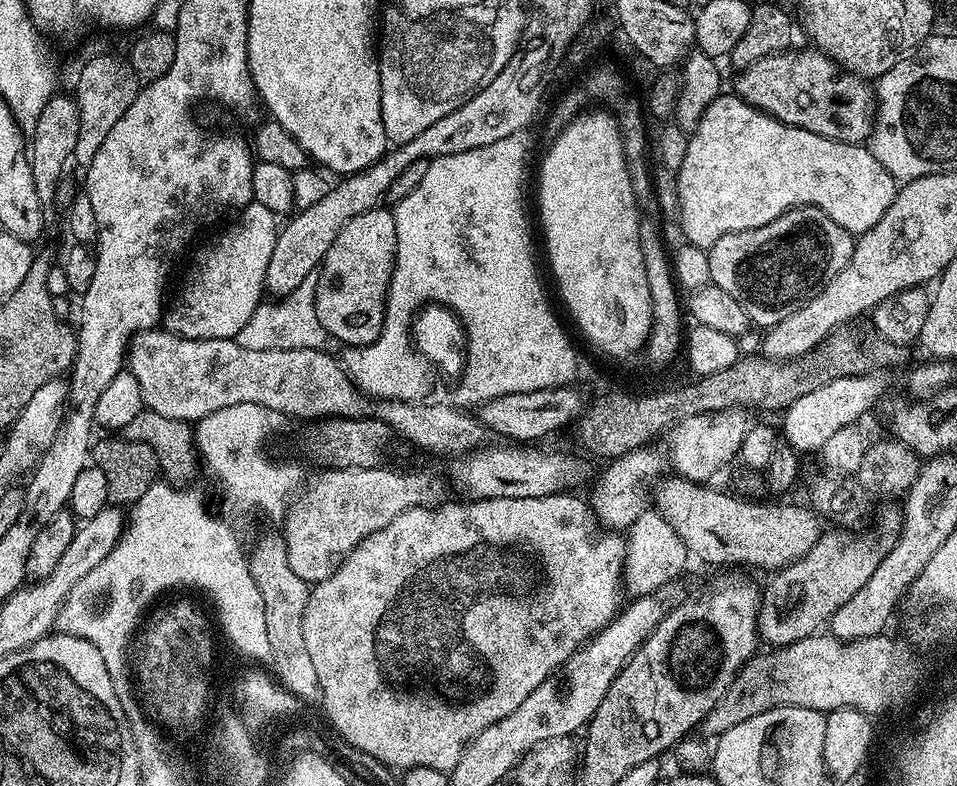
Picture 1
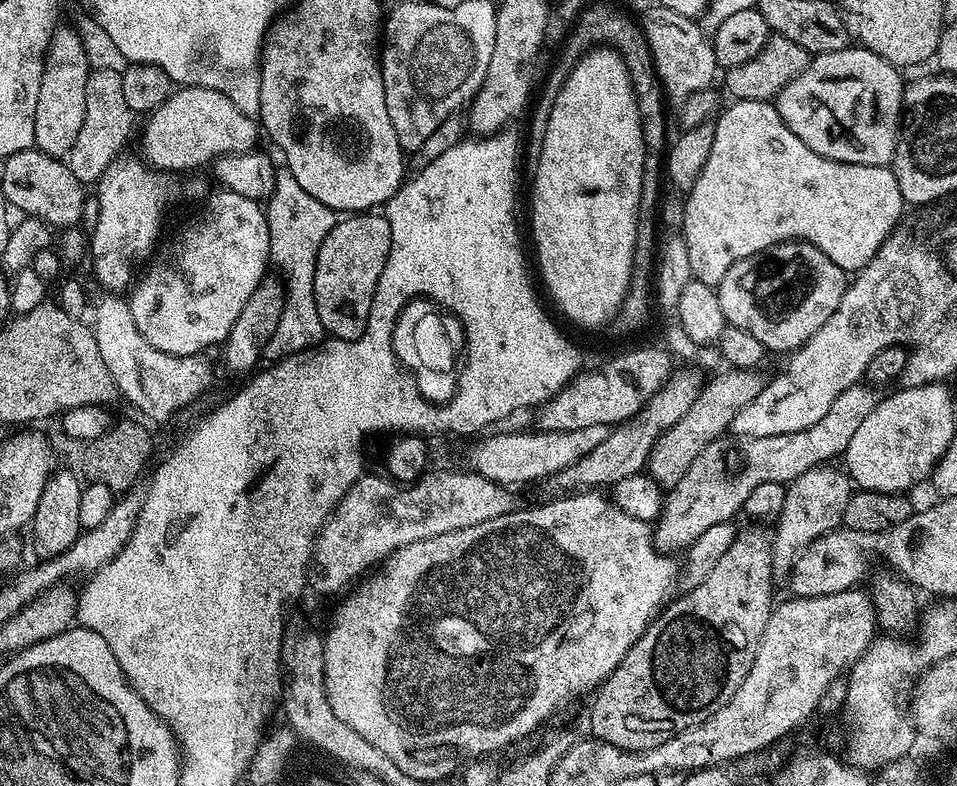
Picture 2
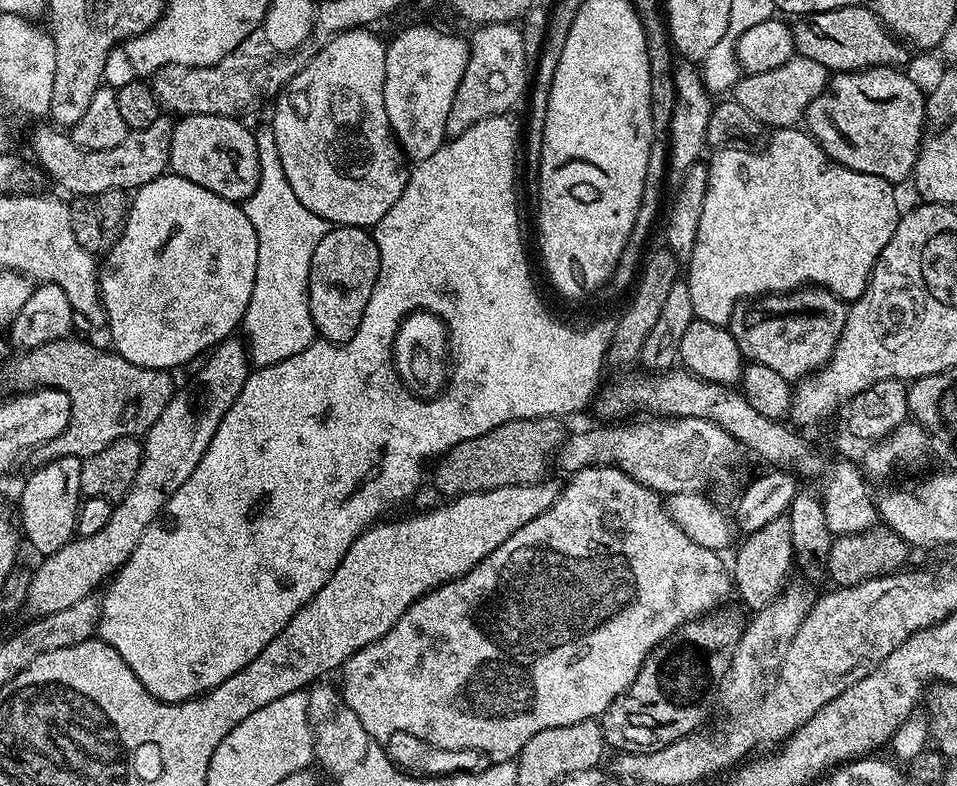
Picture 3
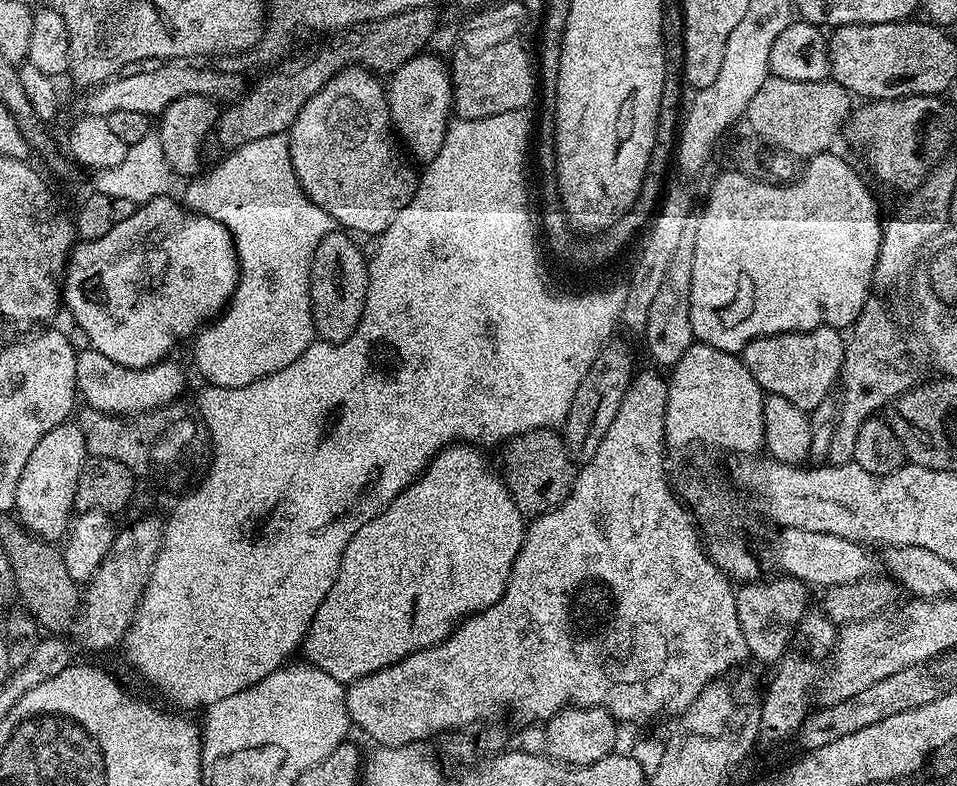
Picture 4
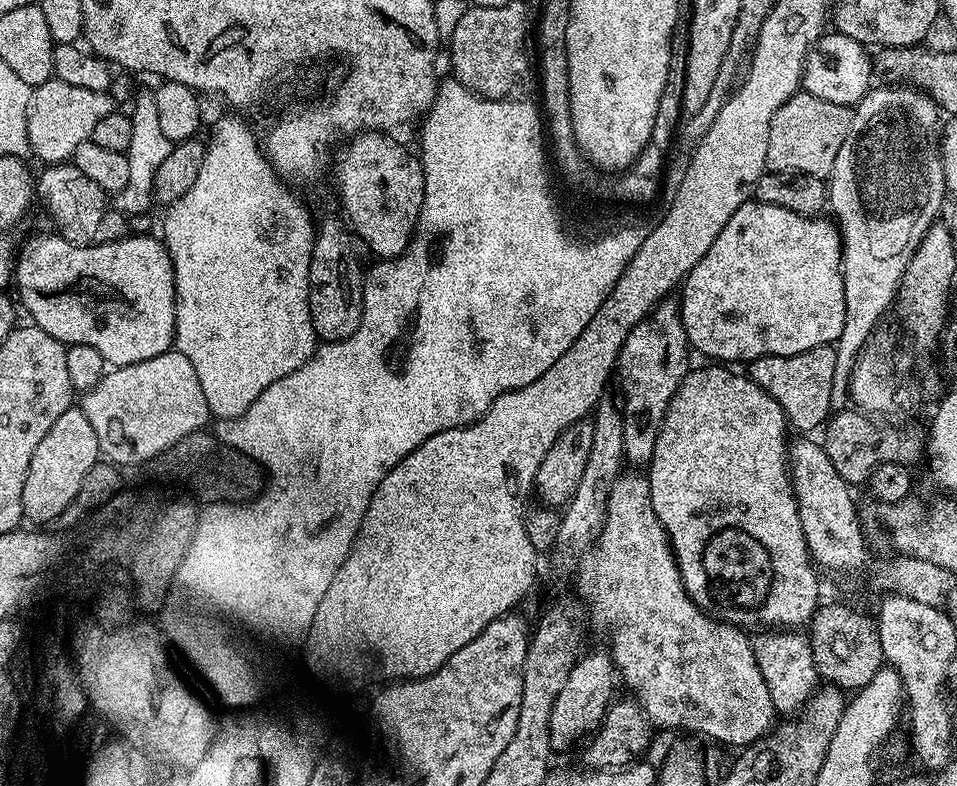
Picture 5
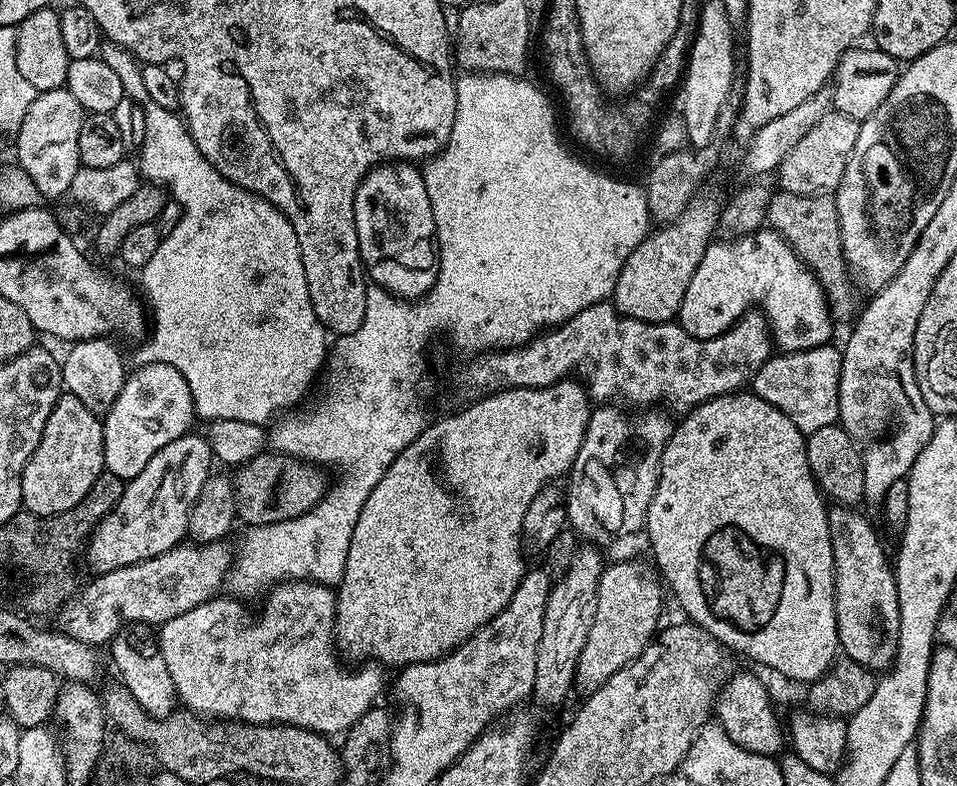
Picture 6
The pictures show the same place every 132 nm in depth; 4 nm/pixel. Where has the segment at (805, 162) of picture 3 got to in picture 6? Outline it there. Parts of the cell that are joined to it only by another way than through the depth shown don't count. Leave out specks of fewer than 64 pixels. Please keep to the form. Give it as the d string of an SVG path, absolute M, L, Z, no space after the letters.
M768 226L748 232L744 236L724 238L721 244L709 244L706 254L702 254L702 262L698 262L698 270L694 270L694 278L690 278L686 298L682 298L678 323L694 338L709 340L720 336L726 329L733 328L744 317L745 312L757 306L762 309L775 347L780 352L810 350L833 339L834 321L832 313L828 310L828 299L824 297L818 278L797 258L796 252L782 239L780 233Z

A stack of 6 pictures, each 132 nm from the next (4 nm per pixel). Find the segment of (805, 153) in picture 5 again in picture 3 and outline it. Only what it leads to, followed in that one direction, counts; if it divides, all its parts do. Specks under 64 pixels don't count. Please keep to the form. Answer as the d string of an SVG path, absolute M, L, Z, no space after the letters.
M794 54L786 62L782 62L782 66L774 66L774 70L741 75L734 87L734 98L761 125L768 127L769 124L769 129L772 130L794 128L805 119L810 102L814 102L814 98L822 94L829 79L829 70L822 66L822 62Z

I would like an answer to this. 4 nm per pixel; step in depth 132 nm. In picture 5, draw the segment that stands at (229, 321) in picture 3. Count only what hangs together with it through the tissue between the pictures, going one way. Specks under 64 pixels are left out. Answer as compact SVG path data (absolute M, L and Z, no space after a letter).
M52 234L52 236L32 236L28 241L25 242L24 245L19 245L18 255L14 260L14 289L16 288L15 295L18 297L20 295L20 300L24 303L24 308L29 312L31 323L35 324L36 327L41 328L42 330L46 330L46 334L50 334L50 338L54 338L55 340L59 340L61 344L65 346L69 346L71 344L85 343L86 346L92 346L94 350L98 350L98 354L101 355L101 358L104 360L105 365L108 366L123 366L126 364L137 364L138 362L146 362L146 358L158 358L158 354L162 354L163 352L169 351L173 347L175 338L176 338L176 287L174 286L174 270L172 269L172 259L170 258L170 254L168 253L168 248L163 242L163 239L157 238L155 240L155 235L145 234L145 235L137 235L137 234L129 234L127 236L122 237L120 240L116 241L106 241L104 243L90 243L86 246L82 245L74 245L71 244L70 241L66 241L59 234Z

